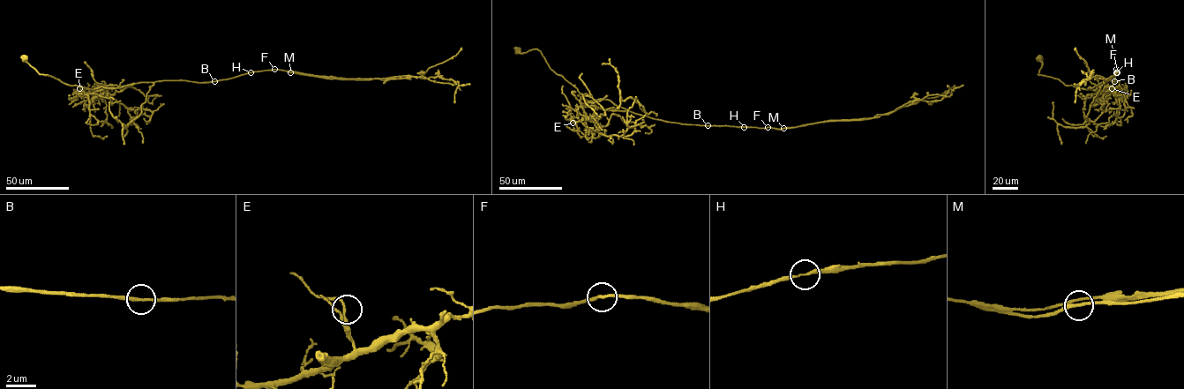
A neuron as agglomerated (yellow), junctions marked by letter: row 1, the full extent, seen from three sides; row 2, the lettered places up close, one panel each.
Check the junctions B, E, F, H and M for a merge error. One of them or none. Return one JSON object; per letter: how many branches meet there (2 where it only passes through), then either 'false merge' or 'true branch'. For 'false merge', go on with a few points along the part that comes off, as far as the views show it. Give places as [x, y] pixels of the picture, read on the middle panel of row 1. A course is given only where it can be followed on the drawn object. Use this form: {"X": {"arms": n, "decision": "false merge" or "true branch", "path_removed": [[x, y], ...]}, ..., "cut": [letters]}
{"B": {"arms": 2, "decision": "true branch"}, "E": {"arms": 2, "decision": "true branch"}, "F": {"arms": 2, "decision": "true branch"}, "H": {"arms": 2, "decision": "true branch"}, "M": {"arms": 2, "decision": "true branch"}, "cut": []}

